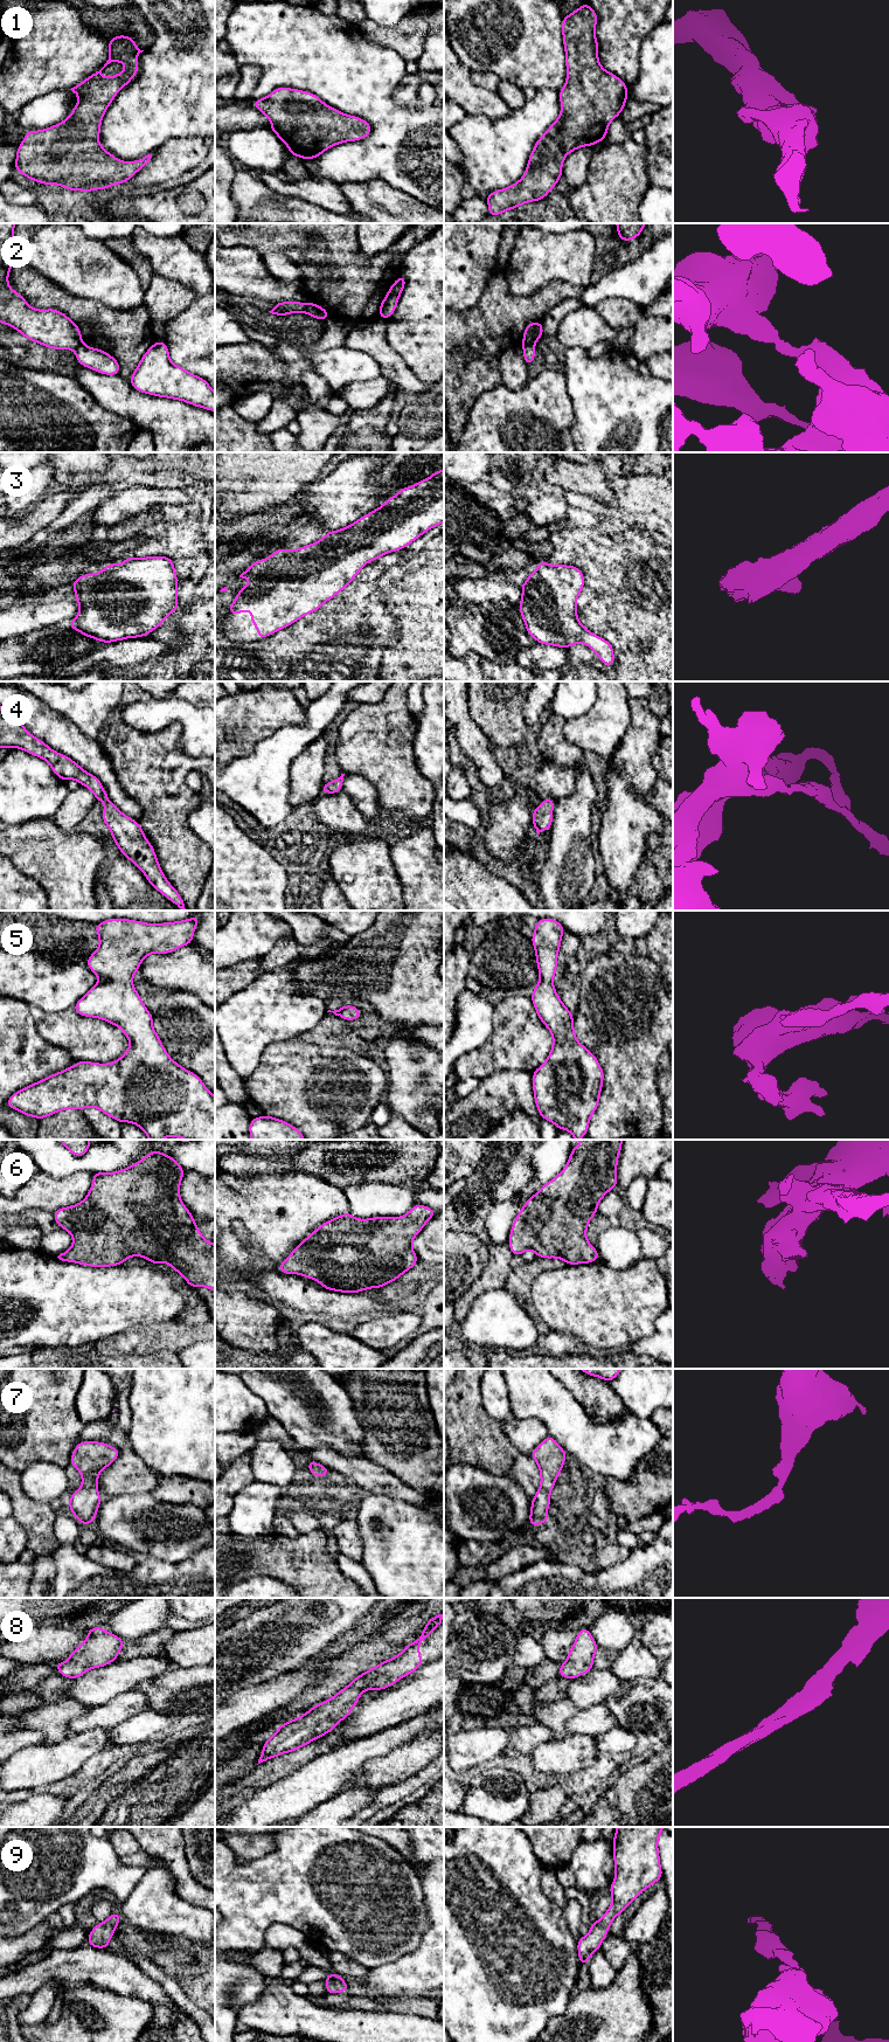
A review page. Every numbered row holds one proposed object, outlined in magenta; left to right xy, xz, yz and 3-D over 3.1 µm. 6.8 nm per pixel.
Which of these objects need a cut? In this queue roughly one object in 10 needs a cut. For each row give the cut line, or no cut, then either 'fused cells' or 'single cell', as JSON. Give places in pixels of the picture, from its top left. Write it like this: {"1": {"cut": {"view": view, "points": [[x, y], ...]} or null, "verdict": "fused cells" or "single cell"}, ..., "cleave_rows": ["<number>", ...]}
{"1": {"cut": null, "verdict": "single cell"}, "2": {"cut": {"view": "yz", "points": [[534, 344], [522, 346]]}, "verdict": "fused cells"}, "3": {"cut": null, "verdict": "single cell"}, "4": {"cut": null, "verdict": "single cell"}, "5": {"cut": null, "verdict": "single cell"}, "6": {"cut": null, "verdict": "single cell"}, "7": {"cut": null, "verdict": "single cell"}, "8": {"cut": null, "verdict": "single cell"}, "9": {"cut": null, "verdict": "single cell"}, "cleave_rows": ["2"]}

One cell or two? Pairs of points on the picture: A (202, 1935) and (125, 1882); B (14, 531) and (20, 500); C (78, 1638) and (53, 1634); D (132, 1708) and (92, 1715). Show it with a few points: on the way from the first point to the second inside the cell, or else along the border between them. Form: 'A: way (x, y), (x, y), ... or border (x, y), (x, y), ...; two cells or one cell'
A: border (148, 1868), (131, 1892), (118, 1903); two cells
B: border (41, 496), (26, 509), (15, 512); two cells
C: way (73, 1638), (58, 1638); one cell
D: way (123, 1708), (110, 1715), (102, 1715); one cell

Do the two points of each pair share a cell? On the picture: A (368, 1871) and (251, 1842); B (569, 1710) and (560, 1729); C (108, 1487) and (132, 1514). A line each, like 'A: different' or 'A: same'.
A: different
B: same
C: different

